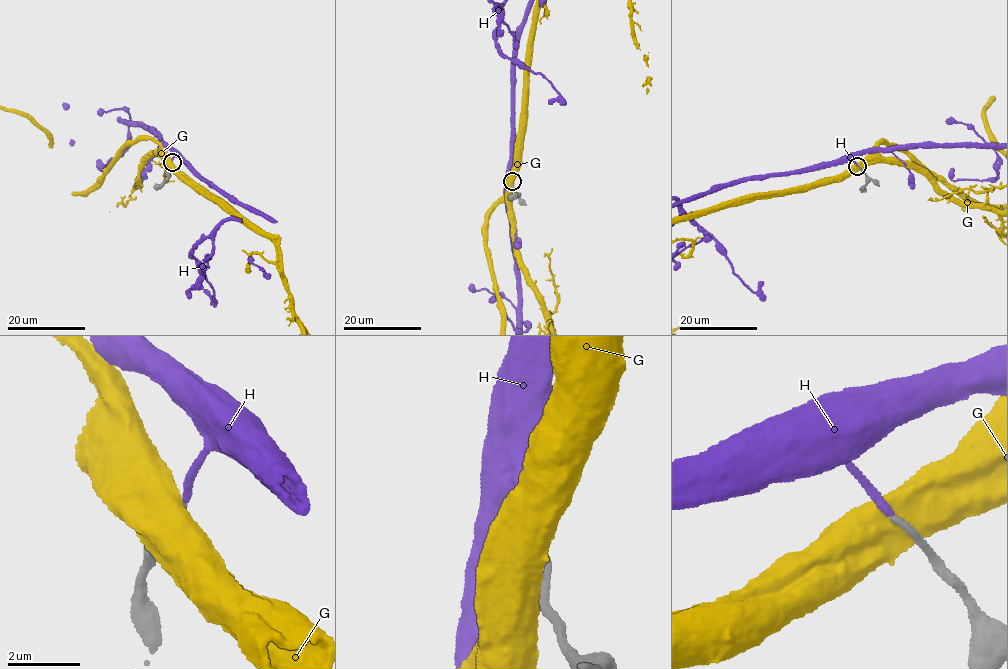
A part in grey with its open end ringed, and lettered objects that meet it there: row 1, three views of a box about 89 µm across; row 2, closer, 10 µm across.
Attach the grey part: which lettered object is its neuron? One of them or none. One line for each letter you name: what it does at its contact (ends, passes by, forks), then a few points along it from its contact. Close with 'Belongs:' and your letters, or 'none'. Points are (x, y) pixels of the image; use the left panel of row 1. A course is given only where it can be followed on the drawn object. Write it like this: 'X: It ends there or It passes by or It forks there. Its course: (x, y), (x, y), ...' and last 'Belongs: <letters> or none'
H: It ends there
Belongs: H

